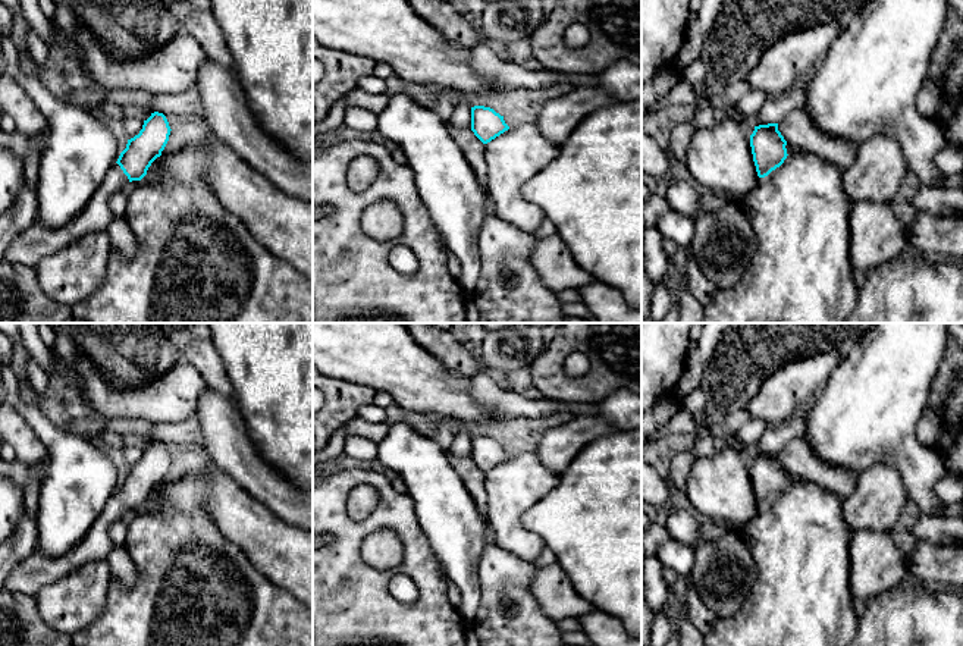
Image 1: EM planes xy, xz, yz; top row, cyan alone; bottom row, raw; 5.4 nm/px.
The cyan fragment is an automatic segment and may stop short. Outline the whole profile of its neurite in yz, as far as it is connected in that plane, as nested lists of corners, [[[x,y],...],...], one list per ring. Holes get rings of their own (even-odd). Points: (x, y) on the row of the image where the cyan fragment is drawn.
[[[778,123],[755,126],[750,135],[753,162],[759,178],[768,176],[787,159],[787,141],[778,131]]]

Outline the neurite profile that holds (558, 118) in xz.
[[[577,87],[546,101],[536,113],[536,125],[546,139],[561,145],[589,115],[618,103],[618,98],[597,87]]]

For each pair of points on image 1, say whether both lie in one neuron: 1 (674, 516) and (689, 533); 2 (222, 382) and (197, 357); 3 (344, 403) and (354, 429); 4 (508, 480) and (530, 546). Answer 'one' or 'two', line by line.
1: one
2: one
3: two
4: one

